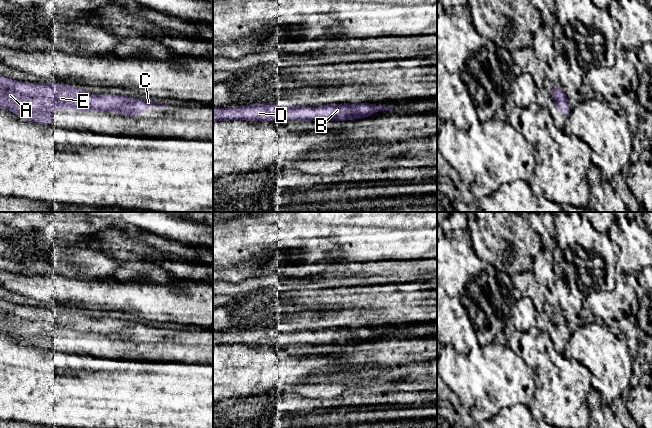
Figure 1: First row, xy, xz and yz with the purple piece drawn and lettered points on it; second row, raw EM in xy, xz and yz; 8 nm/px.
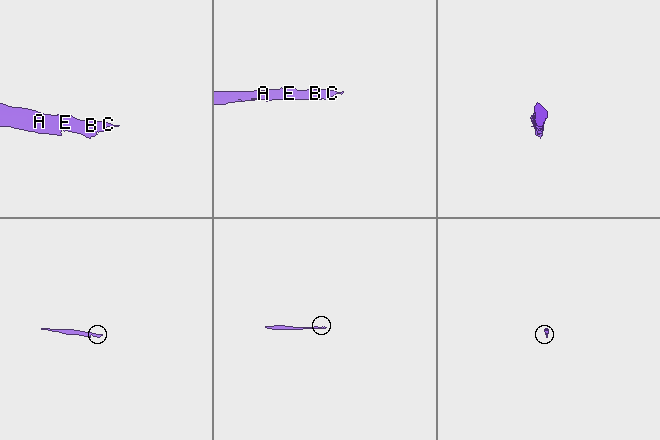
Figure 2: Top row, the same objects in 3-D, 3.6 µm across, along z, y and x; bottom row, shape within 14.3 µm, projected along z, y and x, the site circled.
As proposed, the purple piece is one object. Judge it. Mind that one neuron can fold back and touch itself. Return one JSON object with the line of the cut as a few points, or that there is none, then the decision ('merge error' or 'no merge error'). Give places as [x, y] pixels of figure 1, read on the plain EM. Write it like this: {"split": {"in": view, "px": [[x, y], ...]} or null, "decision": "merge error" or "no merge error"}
{"split": null, "decision": "no merge error"}

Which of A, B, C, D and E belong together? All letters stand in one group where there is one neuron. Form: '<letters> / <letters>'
A B C D E

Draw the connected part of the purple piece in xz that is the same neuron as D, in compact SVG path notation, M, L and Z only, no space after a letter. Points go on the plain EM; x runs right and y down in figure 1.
M261 327L221 332L213 331L213 347L216 345L346 345L373 340L378 335L392 335L394 330L381 331L370 327L326 328L317 331L298 331L290 327L287 331L278 328Z

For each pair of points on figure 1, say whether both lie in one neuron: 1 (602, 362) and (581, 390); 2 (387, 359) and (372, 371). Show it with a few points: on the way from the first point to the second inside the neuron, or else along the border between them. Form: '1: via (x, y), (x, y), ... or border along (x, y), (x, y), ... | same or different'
1: border along (585, 367), (592, 375) | different
2: border along (374, 363), (388, 366) | different

